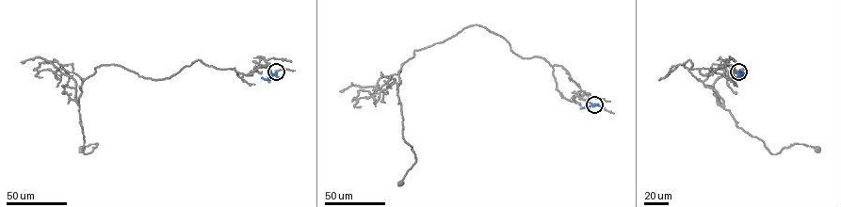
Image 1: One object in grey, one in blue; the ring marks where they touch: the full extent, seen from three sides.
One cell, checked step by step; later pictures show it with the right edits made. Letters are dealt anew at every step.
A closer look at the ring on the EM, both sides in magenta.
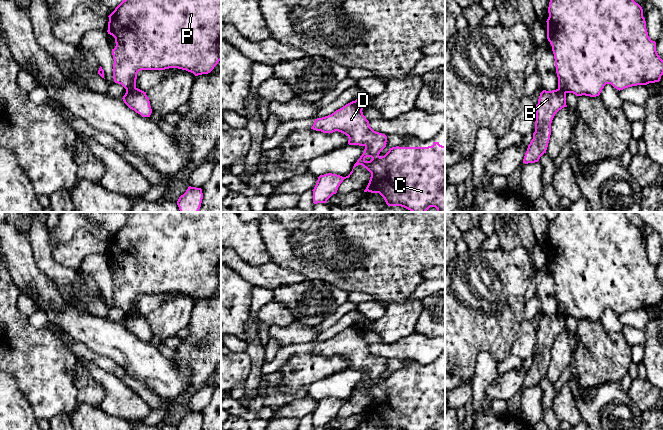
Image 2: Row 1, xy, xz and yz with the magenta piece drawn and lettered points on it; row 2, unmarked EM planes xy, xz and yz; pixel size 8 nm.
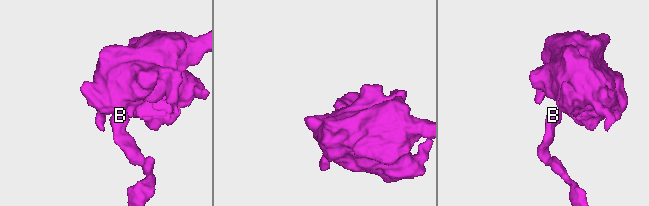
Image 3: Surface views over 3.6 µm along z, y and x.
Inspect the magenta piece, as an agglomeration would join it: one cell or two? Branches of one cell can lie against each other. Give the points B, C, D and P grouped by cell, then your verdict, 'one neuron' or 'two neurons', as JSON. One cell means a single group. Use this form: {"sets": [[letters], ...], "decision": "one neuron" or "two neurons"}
{"sets": [["B"], ["C", "D", "P"]], "decision": "two neurons"}

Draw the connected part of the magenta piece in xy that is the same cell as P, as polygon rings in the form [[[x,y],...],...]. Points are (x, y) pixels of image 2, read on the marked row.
[[[123,0],[108,17],[107,32],[115,38],[116,43],[112,49],[113,79],[126,89],[126,93],[136,88],[137,73],[141,70],[178,68],[198,76],[210,73],[221,60],[221,0]]]

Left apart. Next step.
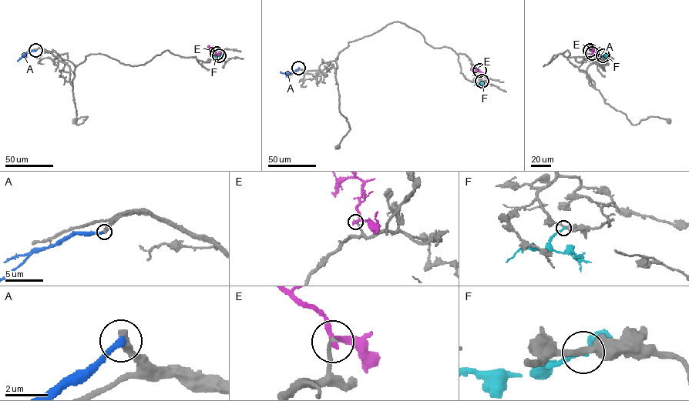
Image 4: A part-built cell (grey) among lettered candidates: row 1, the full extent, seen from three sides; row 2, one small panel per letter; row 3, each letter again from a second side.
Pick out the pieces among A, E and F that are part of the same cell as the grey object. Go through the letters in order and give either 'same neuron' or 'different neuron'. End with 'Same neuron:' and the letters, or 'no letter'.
A: different neuron
E: different neuron
F: different neuron
Same neuron: no letter

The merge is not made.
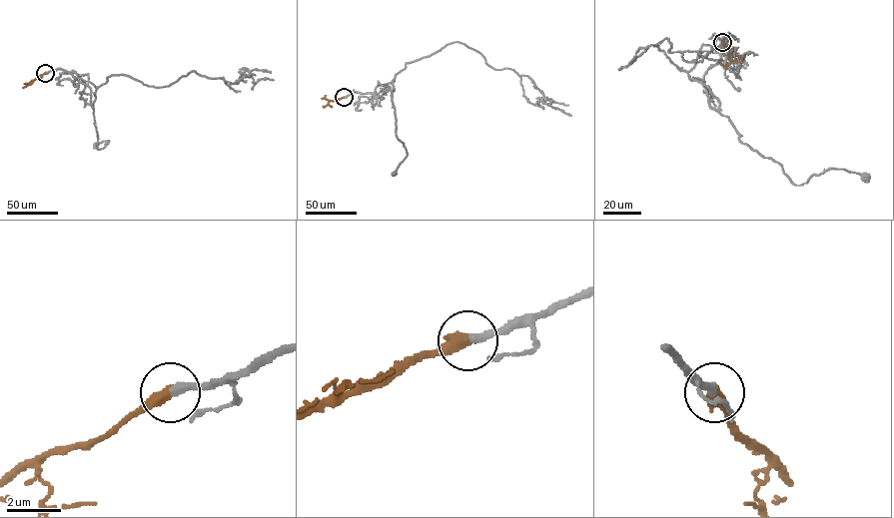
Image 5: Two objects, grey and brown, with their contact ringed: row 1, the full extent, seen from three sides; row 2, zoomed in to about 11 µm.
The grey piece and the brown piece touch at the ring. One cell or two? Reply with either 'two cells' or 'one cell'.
one cell

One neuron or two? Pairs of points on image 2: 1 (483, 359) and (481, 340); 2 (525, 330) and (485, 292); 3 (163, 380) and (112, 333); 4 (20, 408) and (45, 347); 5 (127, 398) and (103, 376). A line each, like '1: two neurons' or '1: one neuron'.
1: two neurons
2: two neurons
3: one neuron
4: two neurons
5: one neuron

